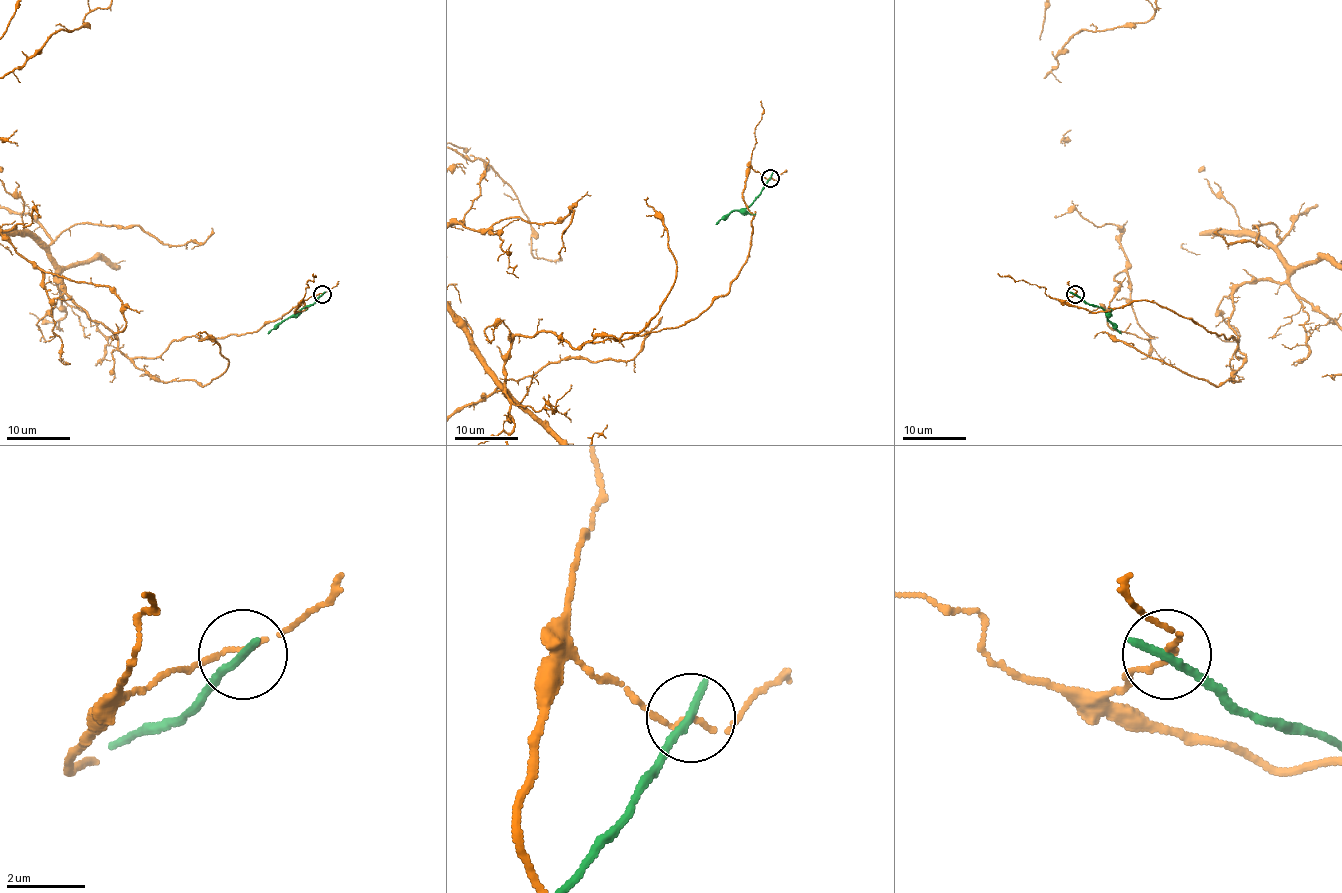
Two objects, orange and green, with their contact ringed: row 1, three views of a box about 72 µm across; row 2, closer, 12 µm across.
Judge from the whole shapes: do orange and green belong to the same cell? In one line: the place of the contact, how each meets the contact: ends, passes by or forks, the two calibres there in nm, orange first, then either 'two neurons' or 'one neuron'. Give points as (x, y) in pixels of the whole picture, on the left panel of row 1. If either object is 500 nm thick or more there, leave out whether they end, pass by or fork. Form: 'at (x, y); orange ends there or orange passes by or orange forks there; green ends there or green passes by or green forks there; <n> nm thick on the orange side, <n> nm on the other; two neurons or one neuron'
at (322, 294); orange passes by; green ends there; 90 nm thick on the orange side, 240 nm on the other; two neurons

